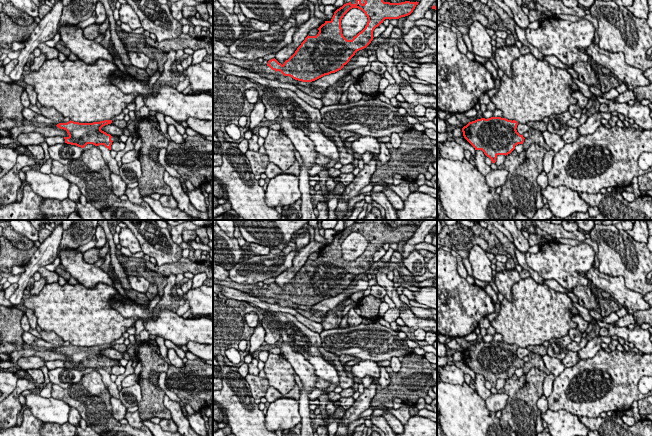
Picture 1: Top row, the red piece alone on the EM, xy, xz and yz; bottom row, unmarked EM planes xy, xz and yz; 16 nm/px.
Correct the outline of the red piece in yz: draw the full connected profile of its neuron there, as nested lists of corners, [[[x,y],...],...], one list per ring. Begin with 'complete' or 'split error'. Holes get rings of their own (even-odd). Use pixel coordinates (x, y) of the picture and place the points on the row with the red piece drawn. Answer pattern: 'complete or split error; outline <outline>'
complete; outline [[[501,117],[481,118],[469,122],[462,128],[464,138],[475,148],[482,150],[492,163],[498,155],[508,155],[524,137],[516,128],[518,122]]]

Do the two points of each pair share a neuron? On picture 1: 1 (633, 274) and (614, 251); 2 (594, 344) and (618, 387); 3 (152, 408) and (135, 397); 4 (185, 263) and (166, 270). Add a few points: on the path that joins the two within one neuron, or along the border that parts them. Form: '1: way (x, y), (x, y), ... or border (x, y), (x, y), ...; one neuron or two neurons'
1: way (627, 268), (620, 257); one neuron
2: border (601, 348), (592, 357), (580, 360); two neurons
3: border (138, 382), (141, 388), (141, 400), (137, 405); two neurons
4: way (180, 267), (171, 268); one neuron

